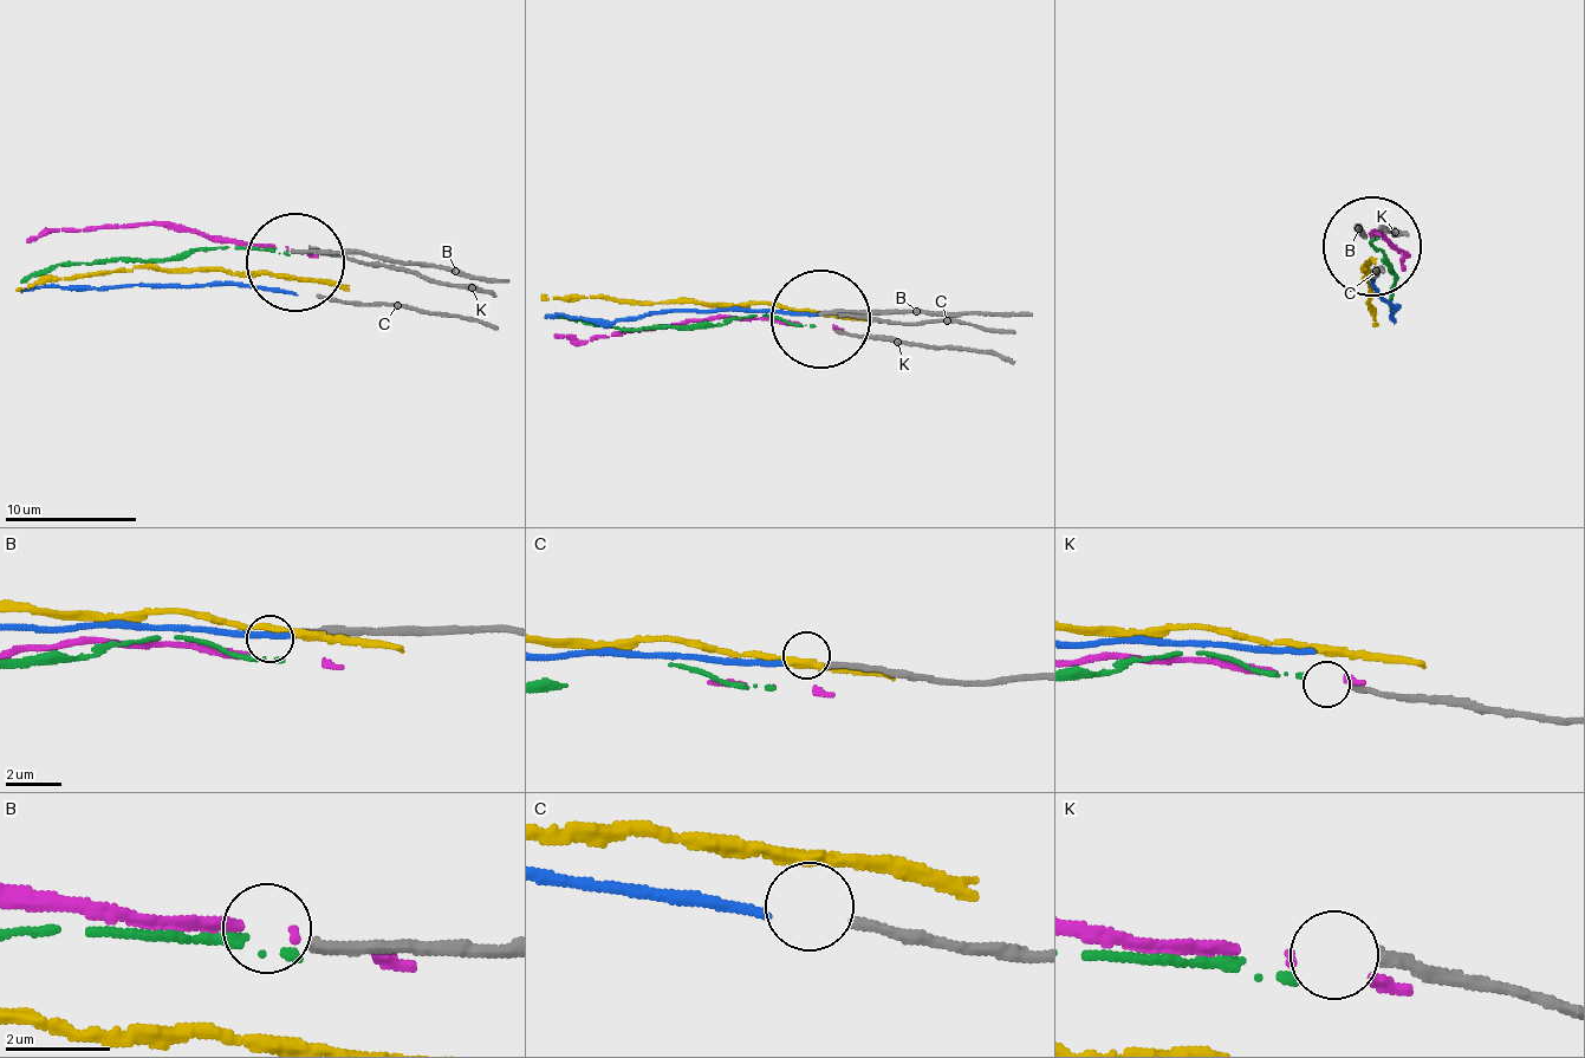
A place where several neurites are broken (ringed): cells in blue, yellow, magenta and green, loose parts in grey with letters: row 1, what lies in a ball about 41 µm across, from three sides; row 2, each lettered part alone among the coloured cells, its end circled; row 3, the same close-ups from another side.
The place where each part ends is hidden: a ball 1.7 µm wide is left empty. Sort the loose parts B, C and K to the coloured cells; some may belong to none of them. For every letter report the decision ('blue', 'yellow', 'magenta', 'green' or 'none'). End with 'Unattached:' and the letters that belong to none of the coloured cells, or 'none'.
B: none
C: blue
K: none
Unattached: B, K

